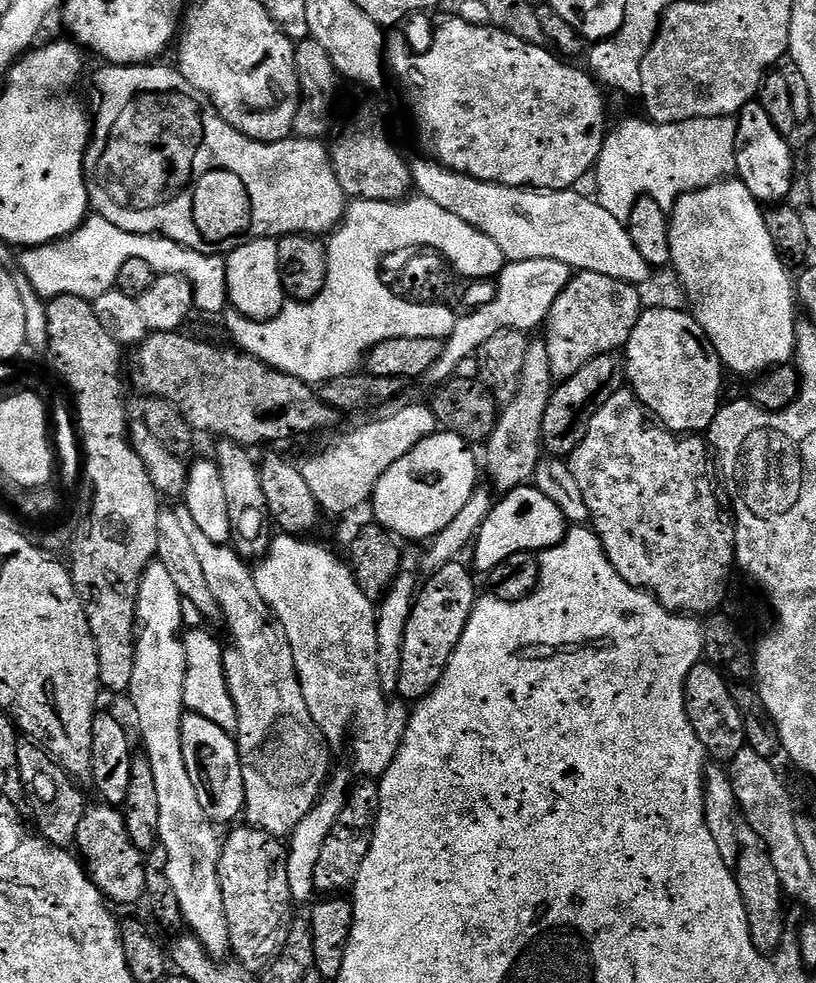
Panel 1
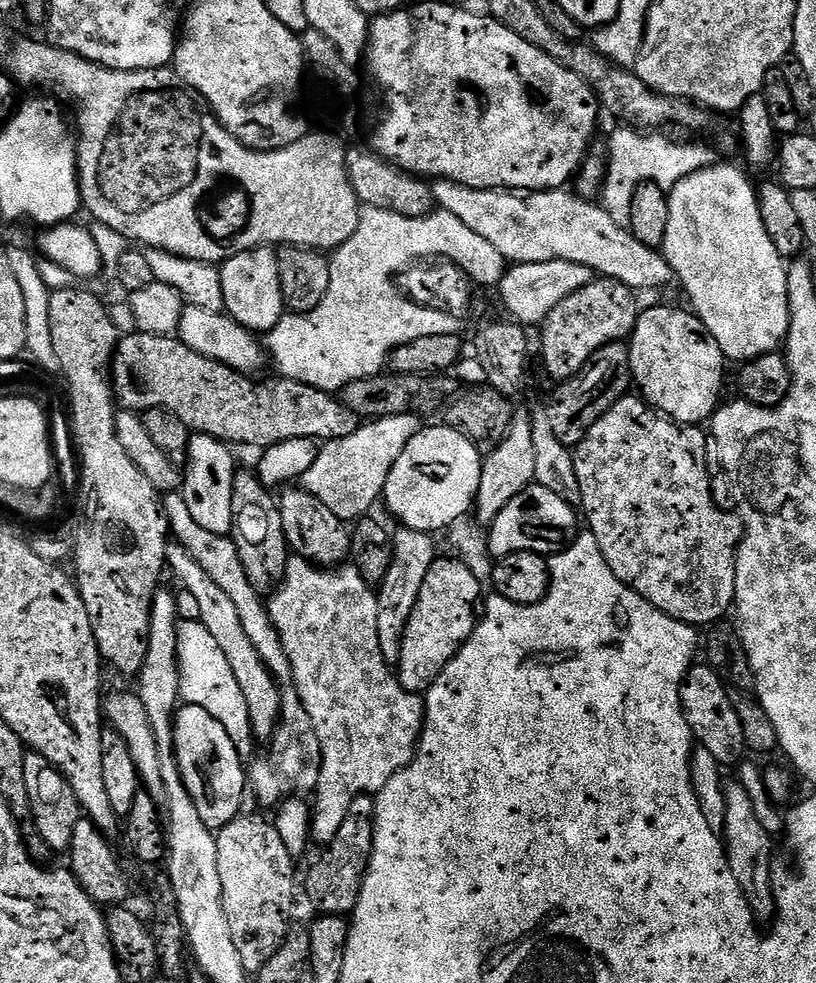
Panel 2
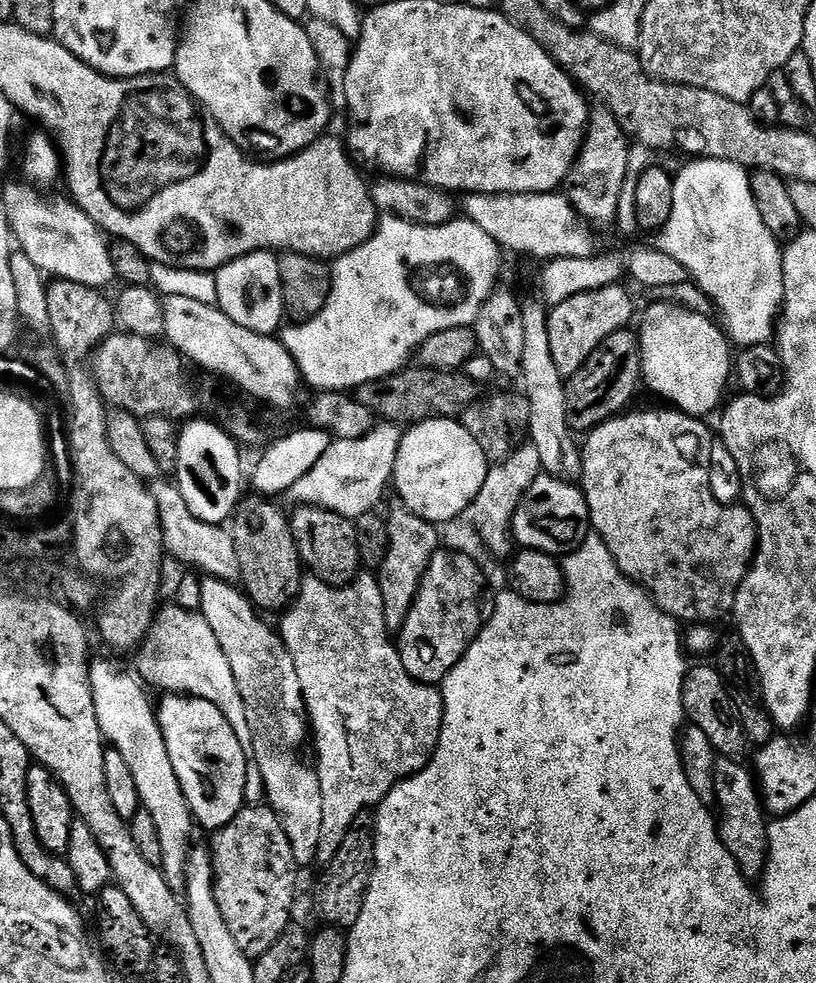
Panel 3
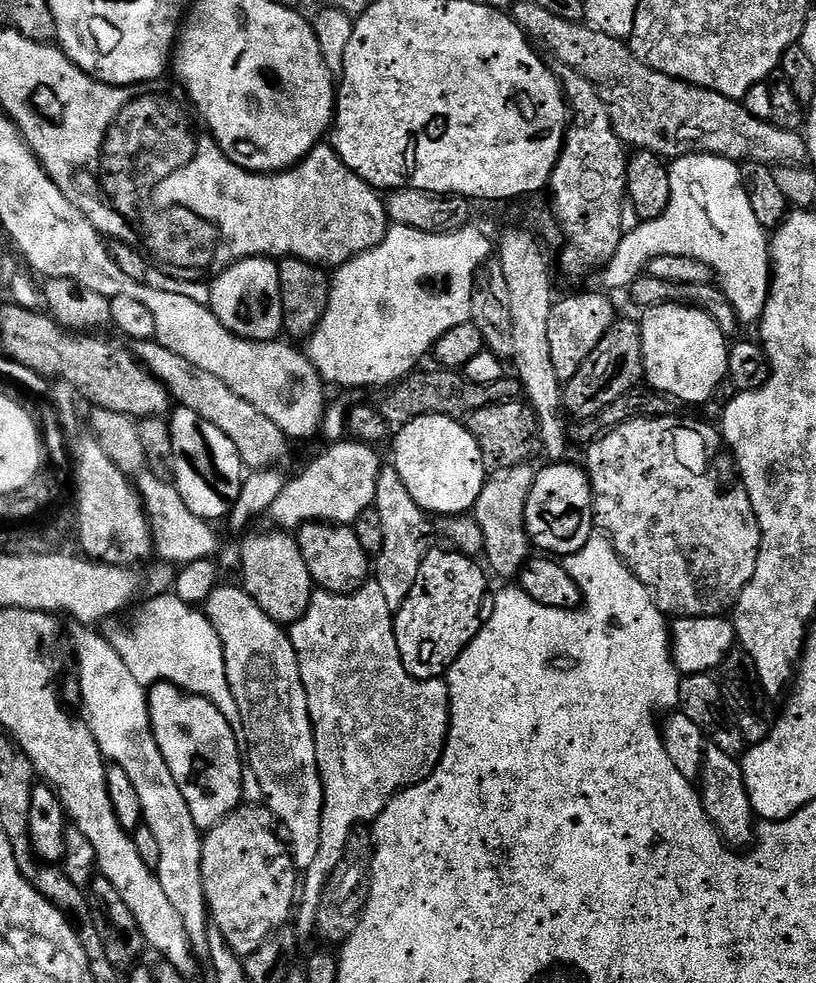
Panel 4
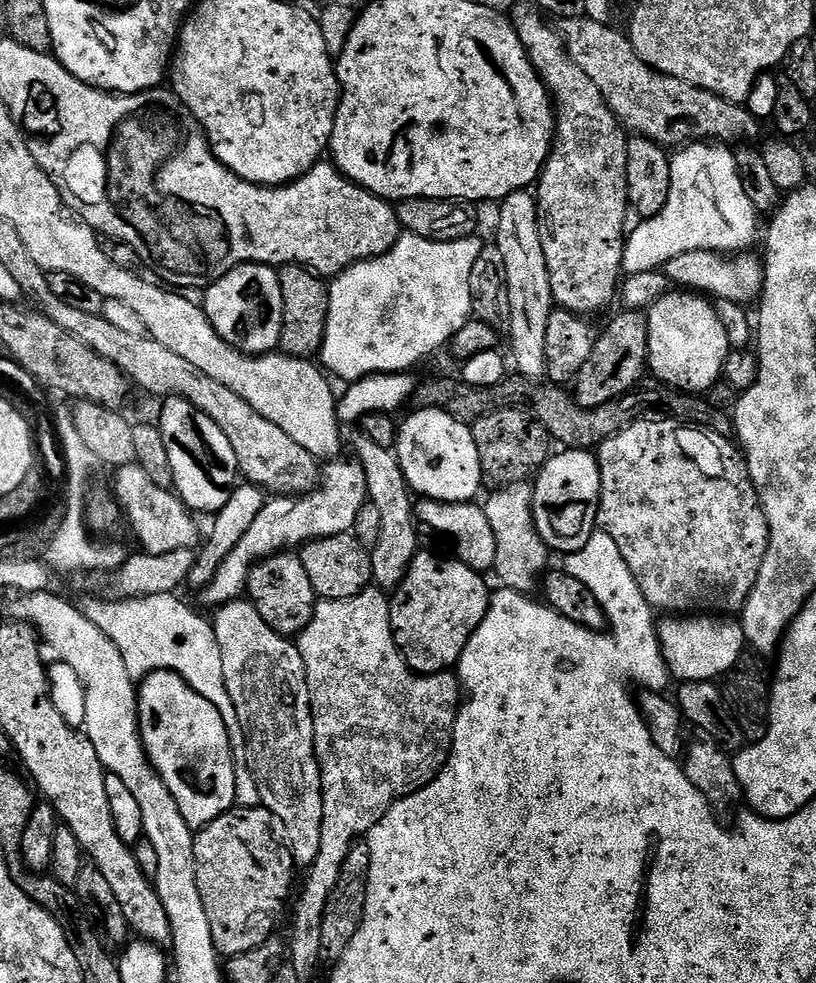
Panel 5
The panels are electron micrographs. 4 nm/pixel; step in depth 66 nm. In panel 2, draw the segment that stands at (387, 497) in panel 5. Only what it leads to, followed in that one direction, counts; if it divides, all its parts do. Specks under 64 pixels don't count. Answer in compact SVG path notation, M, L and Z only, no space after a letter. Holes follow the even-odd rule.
M400 526L397 529L392 532L390 570L386 570L386 578L382 578L376 592L378 646L382 646L382 656L386 658L386 662L393 666L400 663L406 622L410 622L410 614L414 614L414 606L418 606L418 594L422 591L422 582L426 582L430 566L434 566L434 562L438 559L436 544L428 537L427 531L407 526Z

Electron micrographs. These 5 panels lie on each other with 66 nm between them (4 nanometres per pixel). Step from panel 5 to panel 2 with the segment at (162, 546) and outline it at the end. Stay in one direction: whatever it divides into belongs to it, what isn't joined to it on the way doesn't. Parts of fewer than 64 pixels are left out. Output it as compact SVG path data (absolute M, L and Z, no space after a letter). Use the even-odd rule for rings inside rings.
M179 491L167 493L163 497L162 511L168 521L168 527L175 543L184 547L194 558L194 562L198 562L198 566L202 566L202 570L206 570L206 574L210 574L210 578L214 578L214 582L218 582L218 586L230 598L230 602L234 602L234 606L238 606L242 630L246 630L246 638L250 638L250 642L254 642L254 650L258 650L268 671L276 677L277 681L287 681L292 675L292 667L284 653L282 638L275 626L272 625L272 619L268 617L268 610L261 593L256 592L254 586L246 578L246 570L243 568L242 562L239 561L238 550L235 548L231 535L219 536L198 526L194 514L190 514L190 506L186 506L183 495Z

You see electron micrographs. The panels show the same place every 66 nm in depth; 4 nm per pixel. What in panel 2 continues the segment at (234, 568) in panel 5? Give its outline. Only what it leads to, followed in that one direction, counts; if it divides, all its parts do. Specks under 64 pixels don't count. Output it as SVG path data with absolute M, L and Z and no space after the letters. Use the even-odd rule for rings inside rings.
M411 414L387 416L381 420L361 423L350 438L329 440L319 449L314 464L302 477L302 488L321 499L342 521L355 522L368 512L384 494L386 478L398 462L398 454L406 450L410 438L422 427L421 417Z

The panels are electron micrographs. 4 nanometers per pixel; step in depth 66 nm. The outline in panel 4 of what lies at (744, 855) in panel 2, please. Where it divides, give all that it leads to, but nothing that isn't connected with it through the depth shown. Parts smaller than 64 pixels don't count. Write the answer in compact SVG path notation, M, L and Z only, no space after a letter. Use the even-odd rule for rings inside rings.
M708 746L698 779L698 791L710 822L716 827L716 833L724 839L725 844L733 850L747 849L753 843L758 817L752 811L741 761L722 750Z

